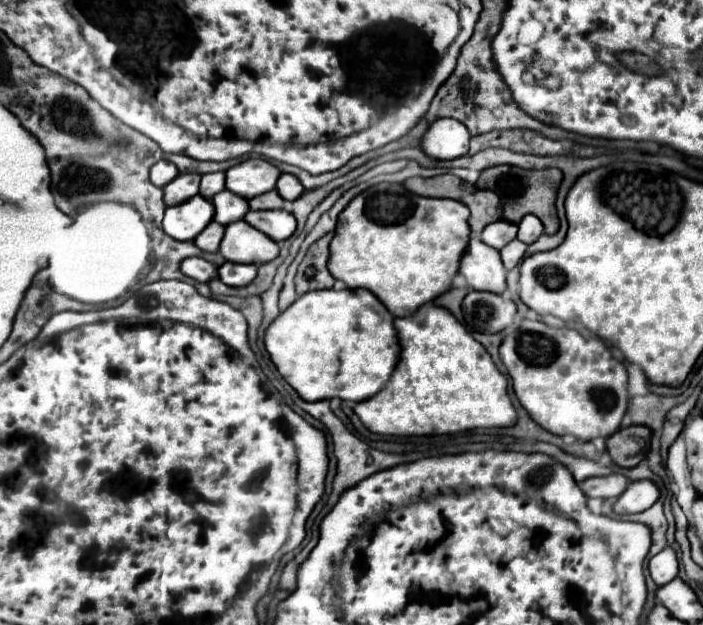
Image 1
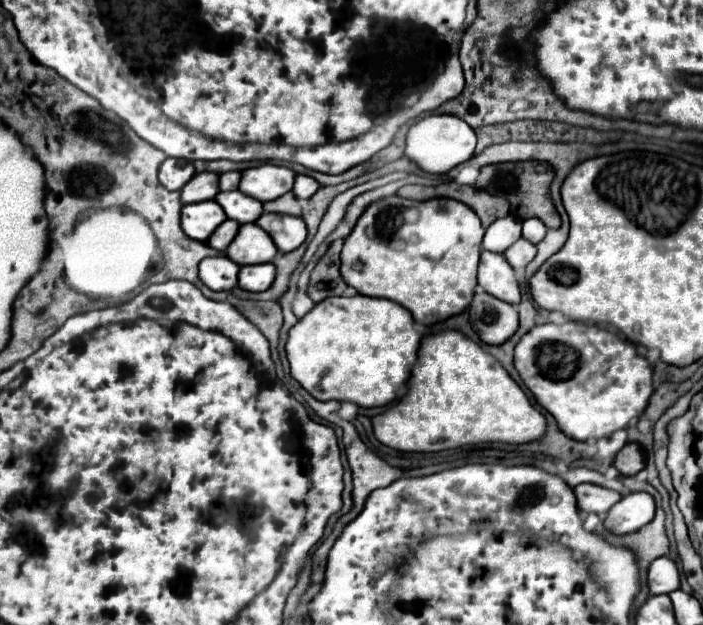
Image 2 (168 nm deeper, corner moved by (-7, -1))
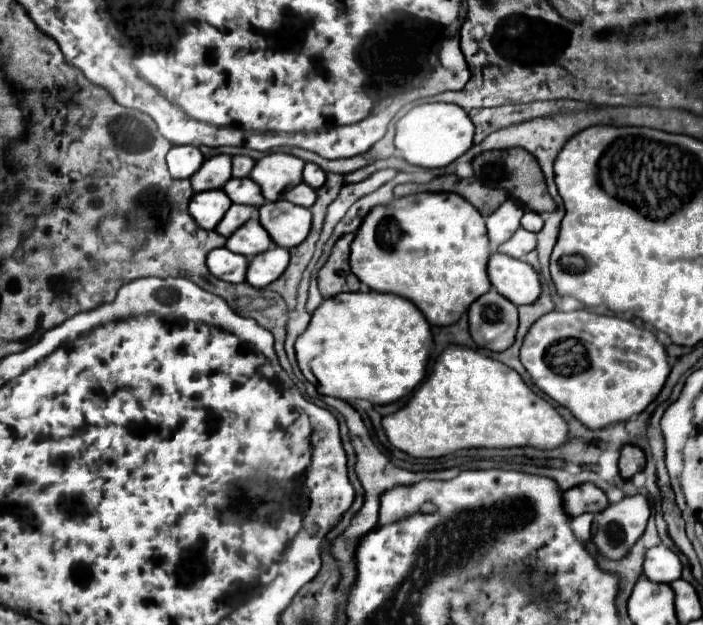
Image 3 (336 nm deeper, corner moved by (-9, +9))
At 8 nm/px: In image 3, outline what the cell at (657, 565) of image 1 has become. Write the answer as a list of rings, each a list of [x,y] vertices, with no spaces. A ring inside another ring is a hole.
[[[663,544],[651,548],[645,554],[645,566],[643,572],[649,580],[671,584],[673,580],[681,578],[681,562],[675,552],[665,548]]]

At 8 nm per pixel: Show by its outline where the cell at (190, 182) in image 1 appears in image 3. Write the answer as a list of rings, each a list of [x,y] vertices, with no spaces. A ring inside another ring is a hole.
[[[219,154],[203,162],[203,166],[191,176],[191,184],[195,192],[205,192],[213,188],[223,188],[223,184],[231,178],[231,156]]]

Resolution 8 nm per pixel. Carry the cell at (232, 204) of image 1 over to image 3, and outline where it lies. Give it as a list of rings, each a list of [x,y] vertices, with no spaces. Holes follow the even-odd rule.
[[[231,178],[225,188],[227,196],[235,204],[249,204],[249,206],[261,206],[265,202],[261,188],[251,178]]]

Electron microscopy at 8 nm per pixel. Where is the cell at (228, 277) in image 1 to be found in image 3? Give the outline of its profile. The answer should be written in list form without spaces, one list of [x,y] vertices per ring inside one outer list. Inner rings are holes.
[[[271,246],[267,252],[255,256],[249,262],[247,268],[247,282],[261,290],[265,286],[269,286],[271,282],[275,282],[287,268],[289,264],[289,250],[281,248],[281,246]]]

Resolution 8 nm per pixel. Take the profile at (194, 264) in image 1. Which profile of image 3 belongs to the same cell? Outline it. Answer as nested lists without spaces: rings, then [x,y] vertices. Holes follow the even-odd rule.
[[[215,248],[207,256],[207,268],[209,272],[225,282],[231,284],[241,284],[245,282],[245,272],[247,272],[249,258],[239,256],[231,252],[229,248]]]

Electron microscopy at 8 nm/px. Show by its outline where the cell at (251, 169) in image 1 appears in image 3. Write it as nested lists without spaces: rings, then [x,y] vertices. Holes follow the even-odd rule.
[[[273,152],[263,156],[249,176],[261,186],[263,198],[267,202],[275,202],[283,198],[287,190],[303,182],[303,166],[305,162],[293,154]]]

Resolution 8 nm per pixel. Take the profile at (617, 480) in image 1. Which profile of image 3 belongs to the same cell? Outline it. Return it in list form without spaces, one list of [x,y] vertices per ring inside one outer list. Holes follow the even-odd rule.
[[[581,484],[581,486],[575,486],[571,490],[565,490],[561,494],[561,500],[563,500],[563,508],[567,512],[567,516],[579,516],[579,514],[585,514],[585,512],[601,512],[603,508],[607,508],[609,500],[605,496],[605,492],[601,488],[597,488],[595,484]]]

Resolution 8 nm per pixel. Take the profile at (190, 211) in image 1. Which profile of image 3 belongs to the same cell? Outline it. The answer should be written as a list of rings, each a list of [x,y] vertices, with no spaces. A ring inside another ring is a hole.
[[[207,190],[191,198],[189,212],[201,228],[213,230],[219,224],[219,220],[223,220],[229,206],[231,206],[231,200],[223,190]]]

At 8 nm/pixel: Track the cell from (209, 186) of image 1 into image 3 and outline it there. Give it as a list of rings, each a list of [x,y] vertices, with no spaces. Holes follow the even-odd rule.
[[[235,156],[233,158],[233,176],[235,178],[245,178],[245,176],[249,176],[253,166],[255,166],[253,158],[249,158],[249,156]]]

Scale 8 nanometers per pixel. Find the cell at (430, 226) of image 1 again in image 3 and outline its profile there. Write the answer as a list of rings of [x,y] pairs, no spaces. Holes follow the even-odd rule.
[[[423,192],[423,194],[411,194],[411,196],[405,196],[405,198],[399,198],[395,200],[393,204],[389,206],[377,206],[373,208],[367,218],[363,220],[361,228],[357,230],[355,234],[355,240],[351,244],[351,270],[355,272],[355,276],[367,284],[371,290],[375,292],[385,292],[385,294],[395,294],[395,296],[403,296],[407,300],[411,300],[423,314],[425,318],[435,324],[435,326],[451,326],[455,324],[463,312],[467,312],[467,308],[479,298],[483,296],[483,292],[487,292],[491,288],[491,282],[489,282],[489,276],[487,276],[487,260],[491,256],[491,250],[489,250],[489,238],[487,238],[487,228],[485,228],[485,218],[477,212],[477,208],[473,208],[465,198],[461,198],[459,194],[447,194],[447,192],[439,192],[439,194],[433,194],[433,192]]]

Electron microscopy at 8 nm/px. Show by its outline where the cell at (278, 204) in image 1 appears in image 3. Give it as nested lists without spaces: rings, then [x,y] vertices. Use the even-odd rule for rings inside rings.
[[[301,182],[301,184],[297,184],[295,188],[291,188],[283,198],[285,198],[285,200],[289,200],[289,202],[293,202],[293,204],[307,206],[307,208],[311,208],[311,206],[315,204],[315,200],[317,200],[315,190],[313,190],[311,186],[303,184],[303,182]]]

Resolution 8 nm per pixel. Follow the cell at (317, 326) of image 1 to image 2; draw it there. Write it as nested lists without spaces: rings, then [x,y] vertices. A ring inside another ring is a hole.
[[[357,294],[353,297],[337,296],[317,302],[291,330],[285,344],[291,376],[317,400],[347,400],[363,408],[385,406],[393,402],[409,380],[411,368],[417,360],[419,332],[413,326],[409,310],[393,300],[369,298]]]

